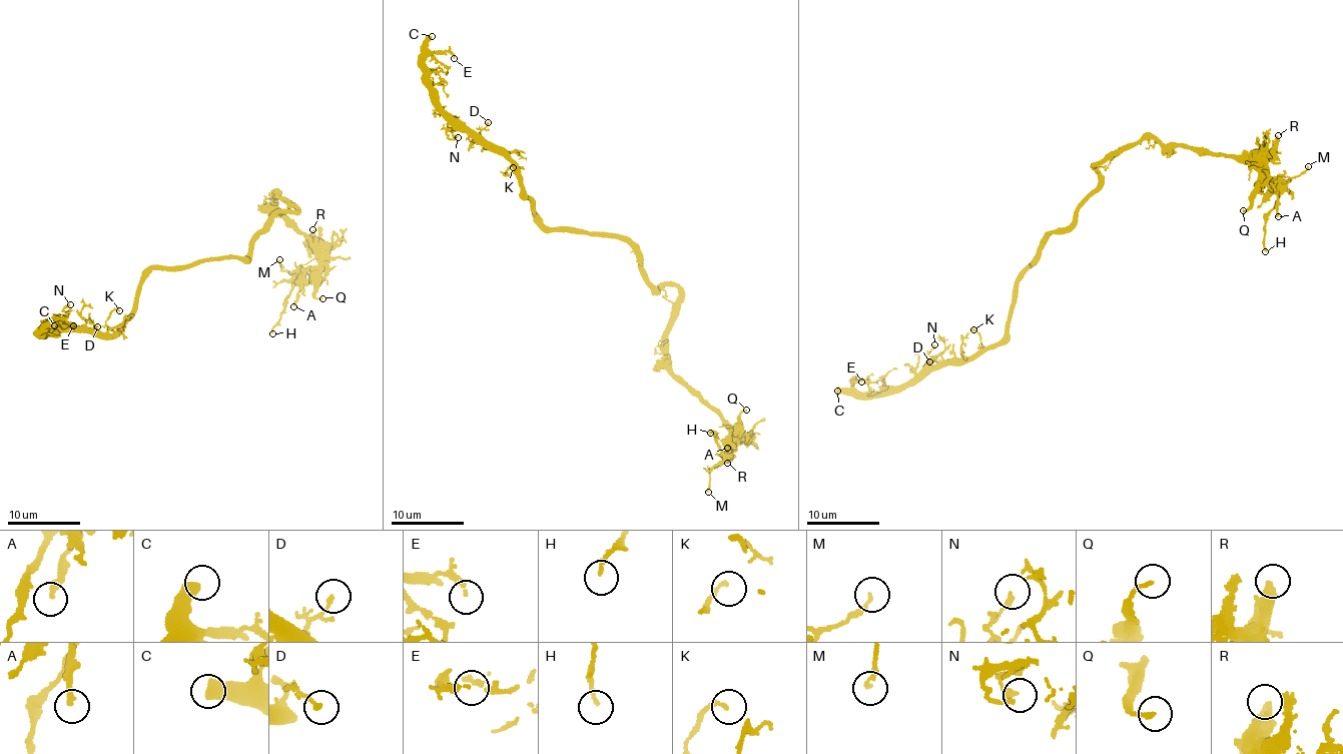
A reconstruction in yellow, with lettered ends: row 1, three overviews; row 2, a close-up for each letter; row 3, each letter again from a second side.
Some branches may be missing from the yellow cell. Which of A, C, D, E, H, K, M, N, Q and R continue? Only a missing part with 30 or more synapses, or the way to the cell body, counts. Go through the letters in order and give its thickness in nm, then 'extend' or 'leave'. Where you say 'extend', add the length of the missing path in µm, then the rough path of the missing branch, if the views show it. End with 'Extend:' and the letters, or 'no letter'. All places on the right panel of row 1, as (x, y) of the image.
A: calibre 220 nm; leave
C: calibre 500 nm; leave
D: calibre 130 nm; leave
E: calibre 240 nm; leave
H: calibre 150 nm; leave
K: calibre 190 nm; leave
M: calibre 140 nm; leave
N: calibre 240 nm; leave
Q: calibre 180 nm; leave
R: calibre 320 nm; leave
Extend: no letter

